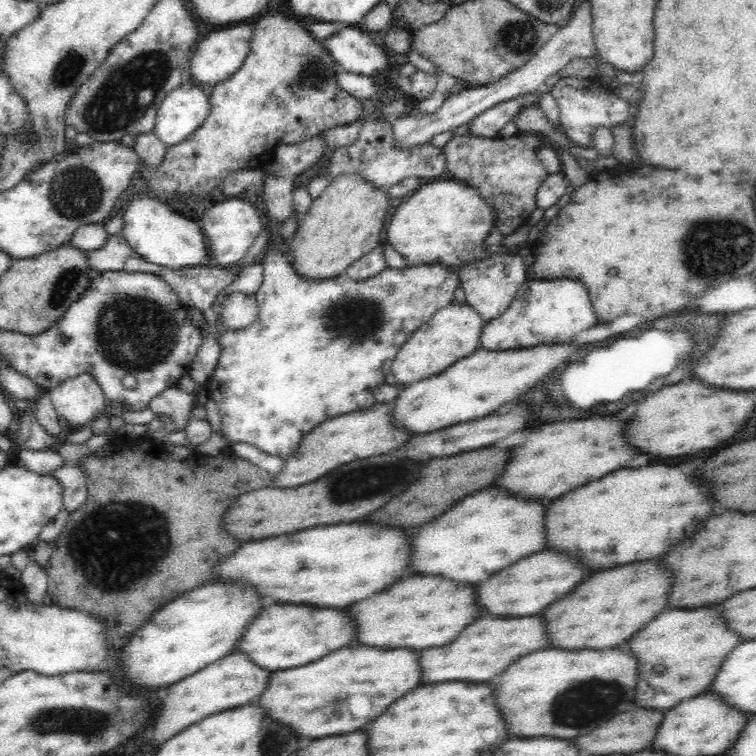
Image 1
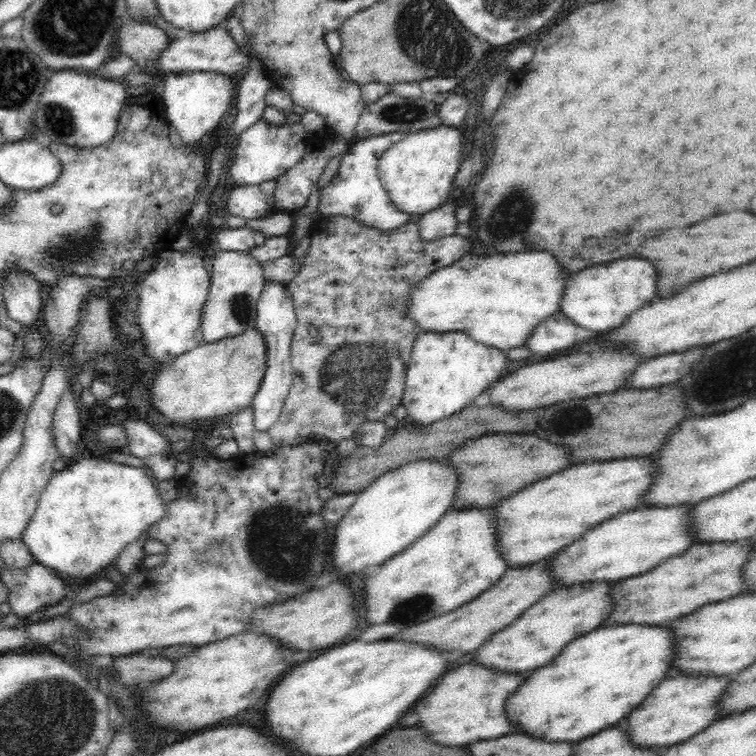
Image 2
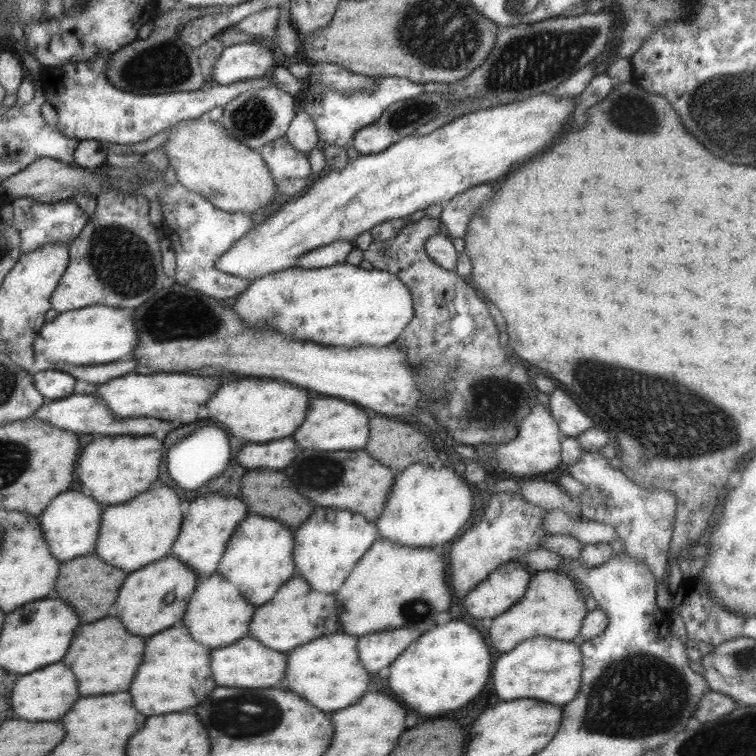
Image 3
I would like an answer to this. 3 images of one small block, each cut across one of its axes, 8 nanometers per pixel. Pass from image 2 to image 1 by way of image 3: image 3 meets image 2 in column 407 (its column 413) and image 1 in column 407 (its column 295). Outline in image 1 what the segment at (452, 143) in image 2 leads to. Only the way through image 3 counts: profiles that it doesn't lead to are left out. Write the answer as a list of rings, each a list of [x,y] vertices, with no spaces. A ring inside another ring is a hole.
[[[432,179],[408,196],[390,218],[387,239],[407,265],[441,264],[460,269],[464,263],[483,259],[482,244],[494,224],[493,210],[478,190],[458,179]]]

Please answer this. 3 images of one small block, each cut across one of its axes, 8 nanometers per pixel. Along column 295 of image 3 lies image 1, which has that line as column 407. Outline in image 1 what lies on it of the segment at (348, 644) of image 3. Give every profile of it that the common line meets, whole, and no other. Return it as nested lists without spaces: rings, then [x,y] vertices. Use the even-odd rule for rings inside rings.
[[[360,643],[346,646],[306,666],[271,672],[268,690],[260,696],[260,704],[274,721],[290,724],[304,738],[354,732],[423,684],[420,651]]]

